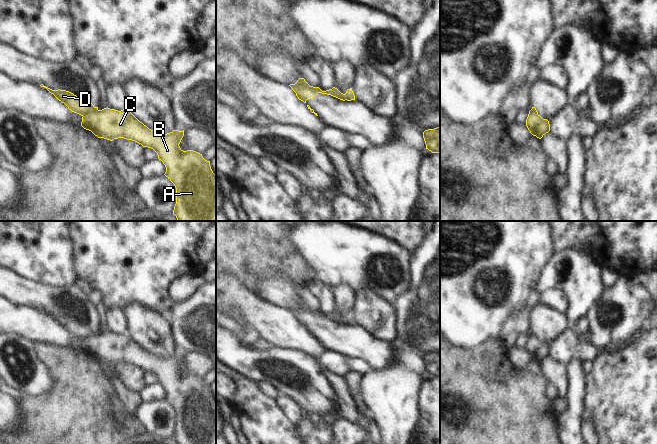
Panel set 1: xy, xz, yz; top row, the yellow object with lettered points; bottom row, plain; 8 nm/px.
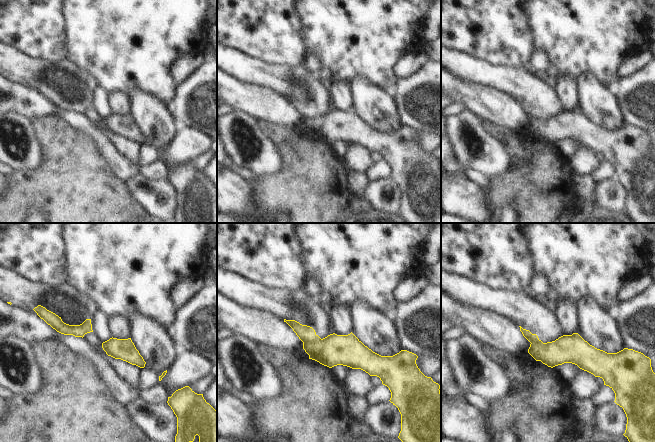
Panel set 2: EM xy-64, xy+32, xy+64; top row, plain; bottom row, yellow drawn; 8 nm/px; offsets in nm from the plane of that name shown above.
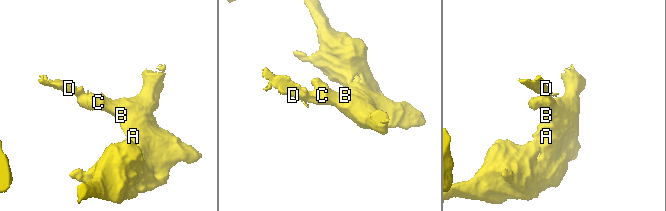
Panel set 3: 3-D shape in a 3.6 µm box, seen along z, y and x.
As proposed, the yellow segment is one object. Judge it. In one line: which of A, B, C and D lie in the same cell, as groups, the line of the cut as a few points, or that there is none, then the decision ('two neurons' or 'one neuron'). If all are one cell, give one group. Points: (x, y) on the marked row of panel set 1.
A B C / D | xy (97, 109), (87, 112), (83, 116) | two neurons

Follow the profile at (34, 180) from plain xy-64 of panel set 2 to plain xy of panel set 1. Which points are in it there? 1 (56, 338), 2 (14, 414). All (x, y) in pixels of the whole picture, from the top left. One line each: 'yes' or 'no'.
1: no
2: no

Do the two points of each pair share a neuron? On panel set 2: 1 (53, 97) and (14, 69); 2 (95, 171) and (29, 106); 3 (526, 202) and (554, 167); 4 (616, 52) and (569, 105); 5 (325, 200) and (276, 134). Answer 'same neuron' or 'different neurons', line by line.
1: same neuron
2: different neurons
3: same neuron
4: different neurons
5: same neuron

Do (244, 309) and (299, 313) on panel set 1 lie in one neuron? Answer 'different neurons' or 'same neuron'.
different neurons

